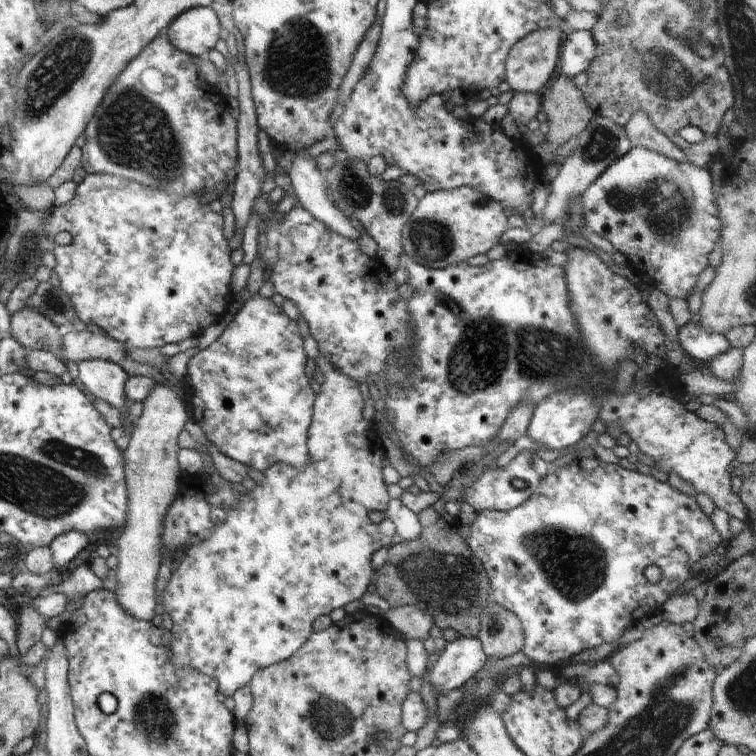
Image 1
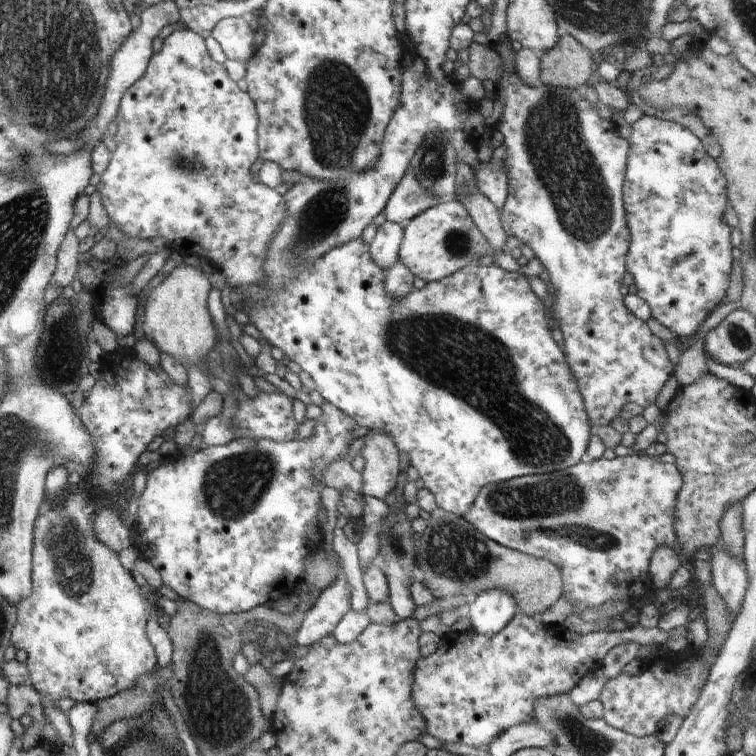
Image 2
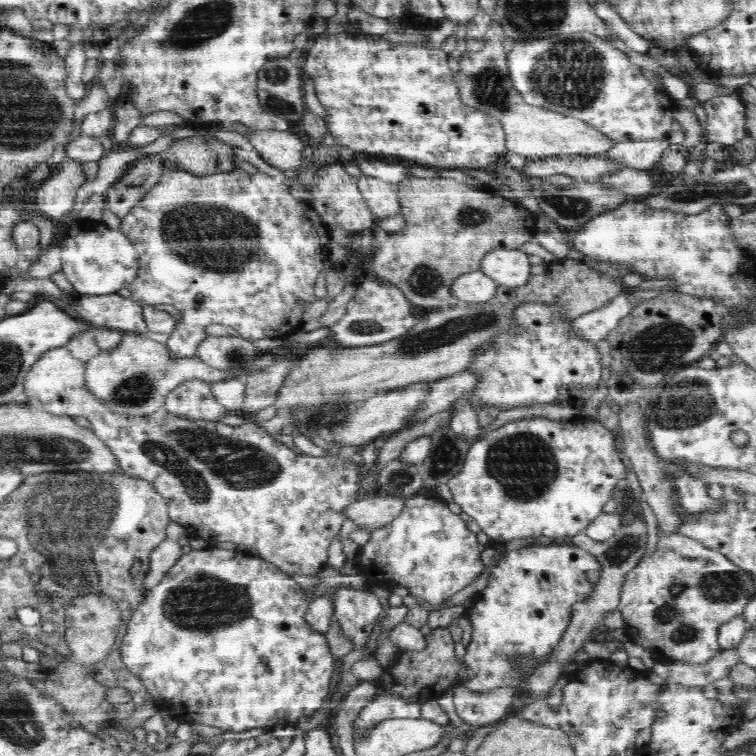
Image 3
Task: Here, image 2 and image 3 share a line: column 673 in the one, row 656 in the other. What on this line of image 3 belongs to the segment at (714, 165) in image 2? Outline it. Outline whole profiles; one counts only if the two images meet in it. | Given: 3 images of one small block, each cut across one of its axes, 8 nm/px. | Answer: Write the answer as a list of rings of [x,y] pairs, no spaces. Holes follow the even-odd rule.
[[[217,547],[192,549],[183,554],[178,562],[164,575],[164,578],[145,594],[144,600],[134,611],[129,620],[126,635],[120,645],[121,659],[126,668],[136,675],[151,694],[152,700],[160,707],[171,708],[175,712],[190,712],[190,720],[197,724],[207,724],[221,728],[223,732],[242,732],[251,728],[263,728],[267,731],[276,725],[295,726],[300,716],[309,717],[322,708],[322,702],[329,697],[328,686],[336,670],[335,658],[330,652],[326,637],[312,631],[305,621],[308,603],[300,585],[291,576],[282,572],[276,565],[254,554],[244,554],[242,551],[226,550]]]

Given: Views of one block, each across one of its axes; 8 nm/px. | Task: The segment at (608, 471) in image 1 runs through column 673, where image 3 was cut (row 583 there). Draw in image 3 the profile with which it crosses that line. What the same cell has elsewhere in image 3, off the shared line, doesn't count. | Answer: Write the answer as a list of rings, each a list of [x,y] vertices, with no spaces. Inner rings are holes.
[[[565,540],[506,551],[491,570],[486,587],[476,595],[465,613],[473,630],[472,640],[463,657],[465,679],[461,684],[474,692],[488,692],[500,686],[519,686],[521,674],[513,668],[510,658],[529,656],[532,660],[543,660],[556,648],[570,624],[574,604],[586,600],[594,590],[594,583],[588,581],[585,572],[598,567],[600,563],[596,557]]]

